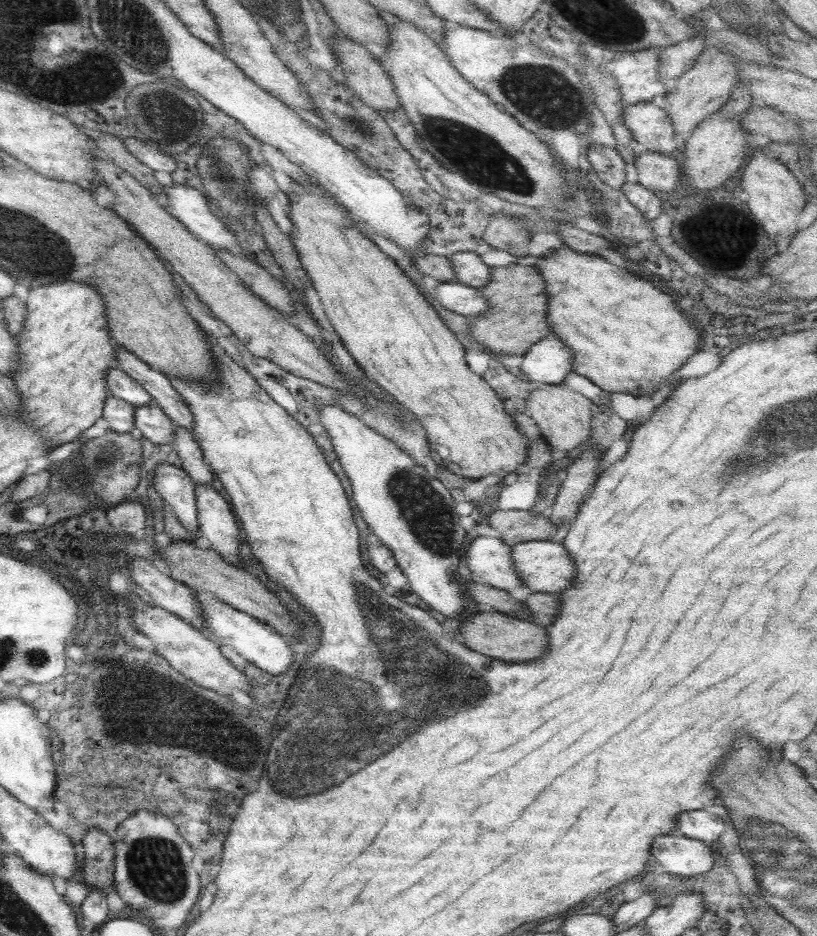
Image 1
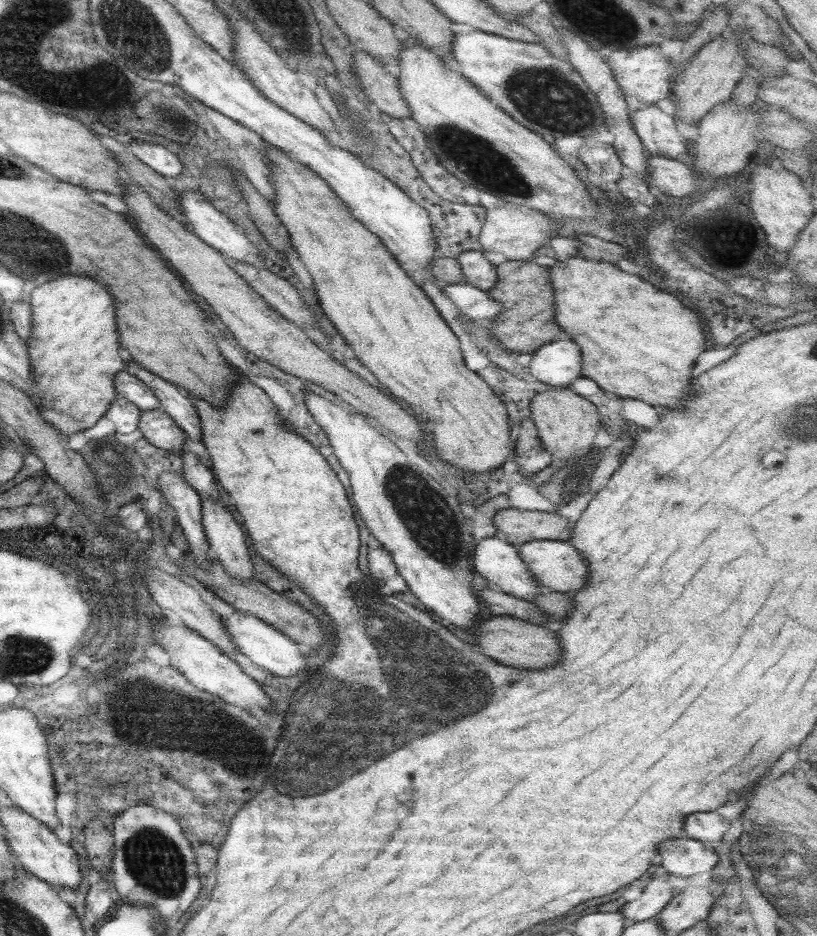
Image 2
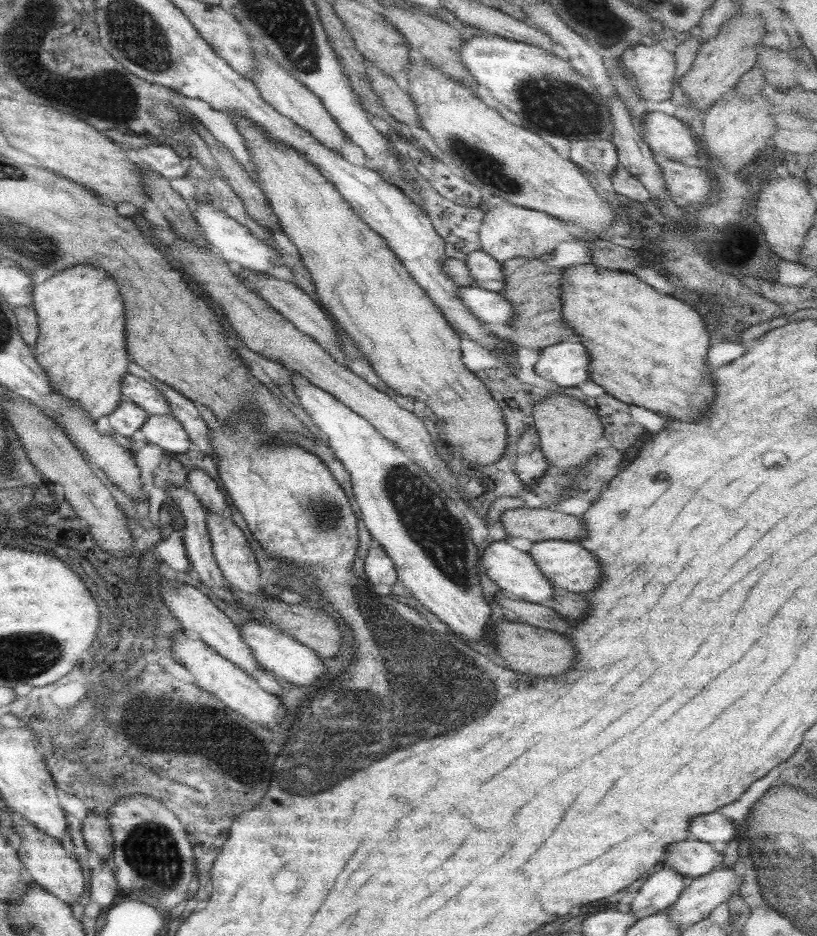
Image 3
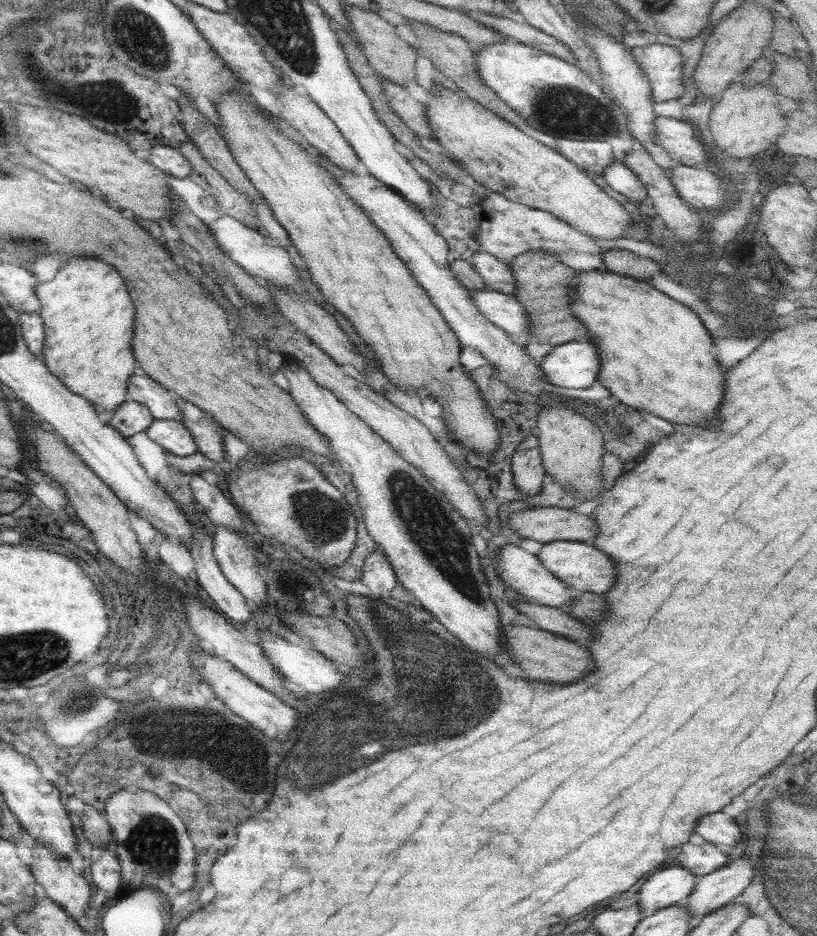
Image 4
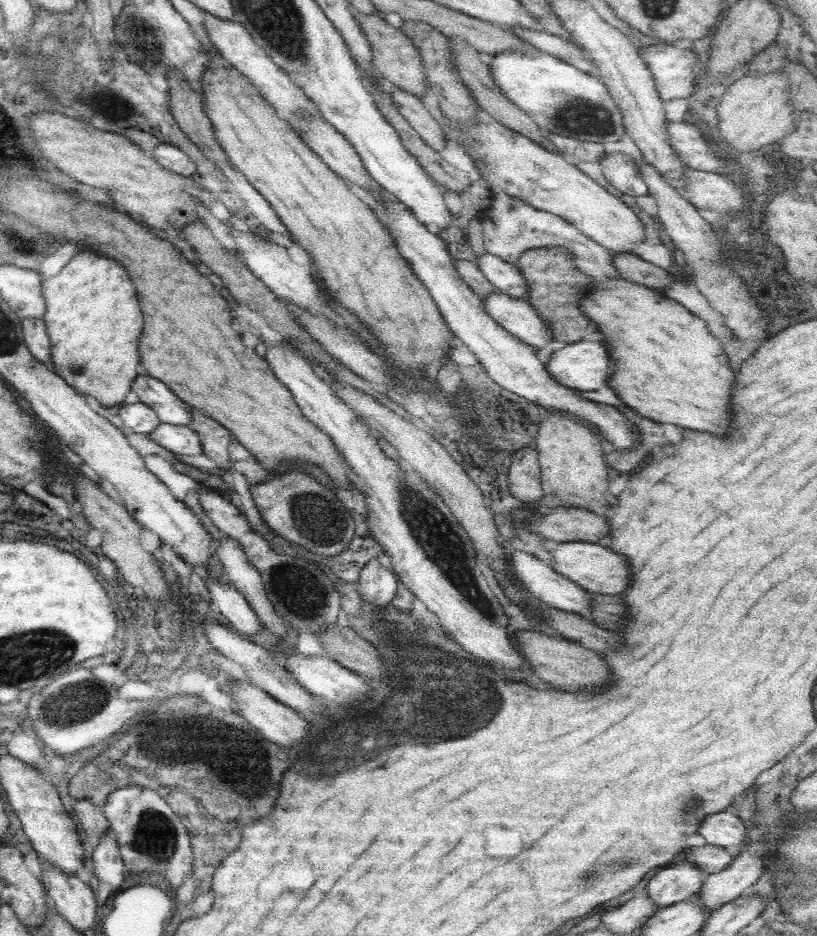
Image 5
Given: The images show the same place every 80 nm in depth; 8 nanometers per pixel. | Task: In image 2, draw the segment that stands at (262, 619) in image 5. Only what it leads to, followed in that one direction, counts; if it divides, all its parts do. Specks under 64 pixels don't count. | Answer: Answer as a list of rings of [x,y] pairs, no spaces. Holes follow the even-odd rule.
[[[203,499],[201,501],[201,522],[205,543],[207,543],[207,556],[219,563],[230,577],[238,581],[253,579],[252,576],[255,573],[252,570],[247,544],[245,544],[245,534],[237,522],[233,521],[228,508],[221,505],[218,499]]]

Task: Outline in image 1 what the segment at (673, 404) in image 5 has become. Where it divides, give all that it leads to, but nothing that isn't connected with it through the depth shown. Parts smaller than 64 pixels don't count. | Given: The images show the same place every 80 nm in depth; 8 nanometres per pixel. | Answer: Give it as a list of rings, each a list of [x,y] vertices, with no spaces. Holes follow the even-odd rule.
[[[567,223],[557,224],[557,236],[565,247],[558,246],[539,256],[533,267],[539,271],[547,292],[546,319],[549,331],[571,353],[572,371],[595,383],[604,394],[635,393],[667,400],[671,374],[683,362],[699,351],[699,331],[673,302],[671,296],[659,292],[646,277],[635,270],[619,270],[599,257],[599,249],[610,249],[610,242],[596,232],[593,234]]]

